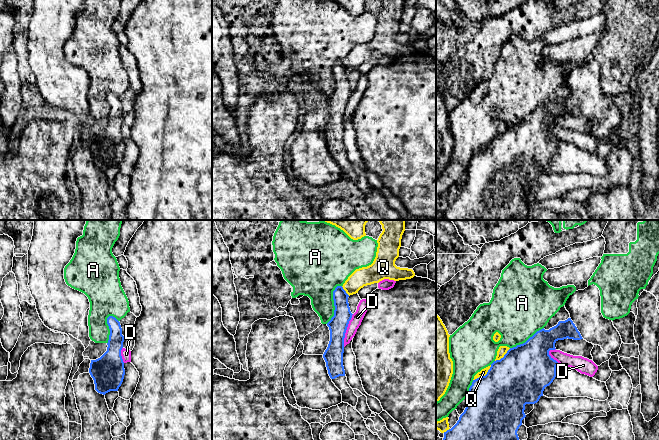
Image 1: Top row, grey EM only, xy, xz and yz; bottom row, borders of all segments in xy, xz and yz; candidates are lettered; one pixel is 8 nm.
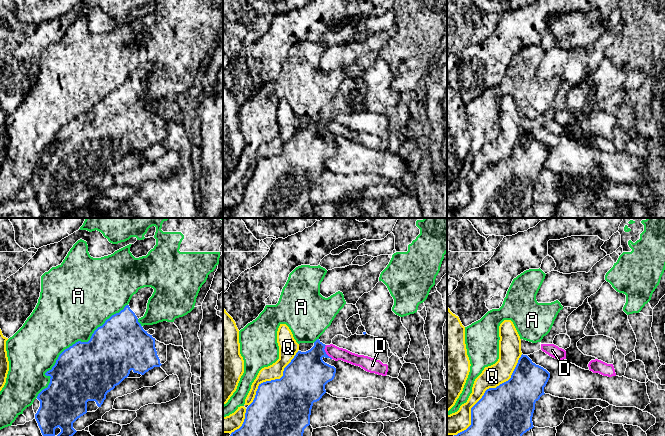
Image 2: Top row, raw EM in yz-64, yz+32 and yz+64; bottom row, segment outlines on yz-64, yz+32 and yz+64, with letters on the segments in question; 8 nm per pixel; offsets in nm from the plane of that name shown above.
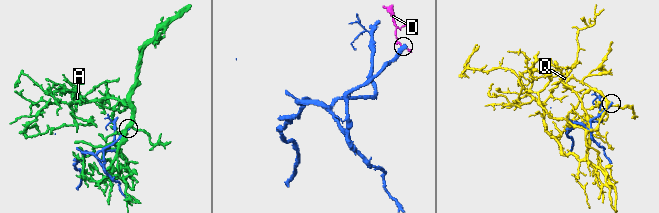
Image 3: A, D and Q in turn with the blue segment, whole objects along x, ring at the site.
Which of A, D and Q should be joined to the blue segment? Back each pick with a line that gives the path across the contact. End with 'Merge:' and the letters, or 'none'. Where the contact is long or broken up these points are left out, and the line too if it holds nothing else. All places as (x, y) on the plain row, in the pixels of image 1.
Merge: none

